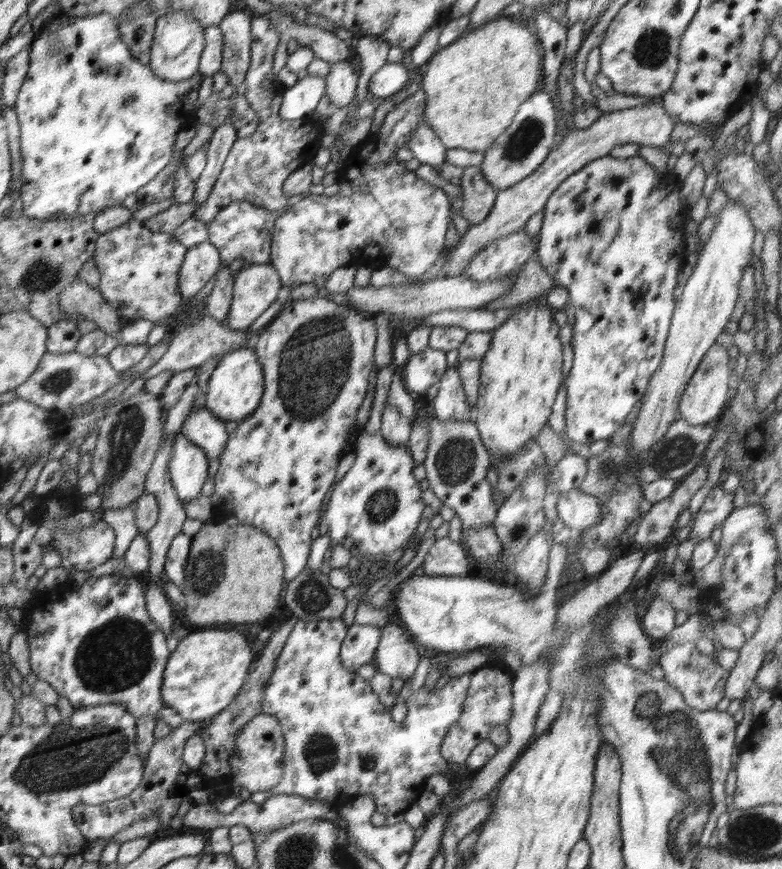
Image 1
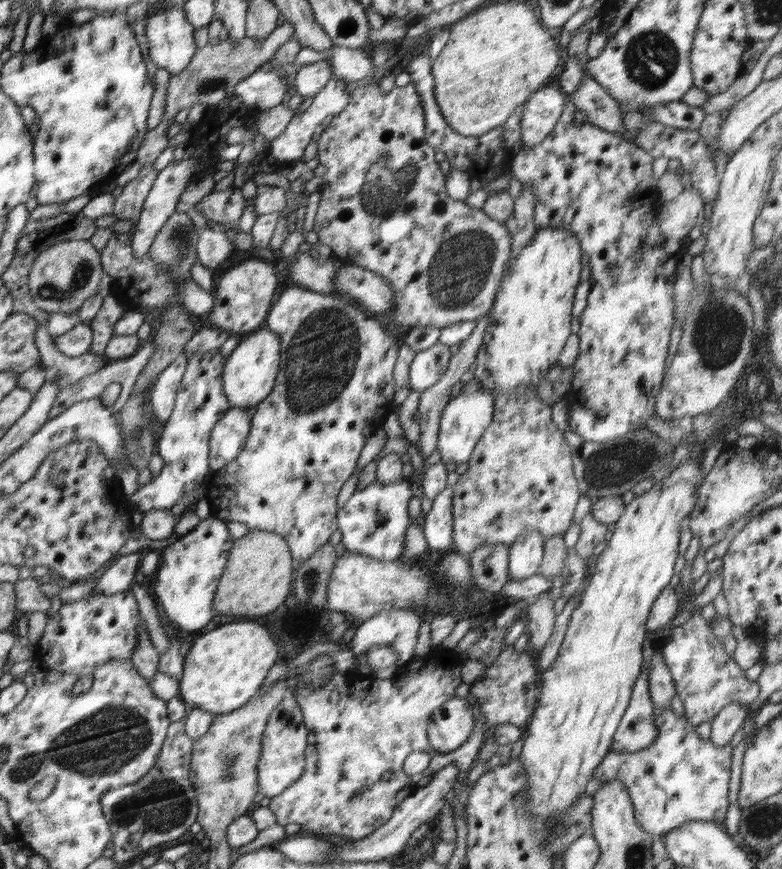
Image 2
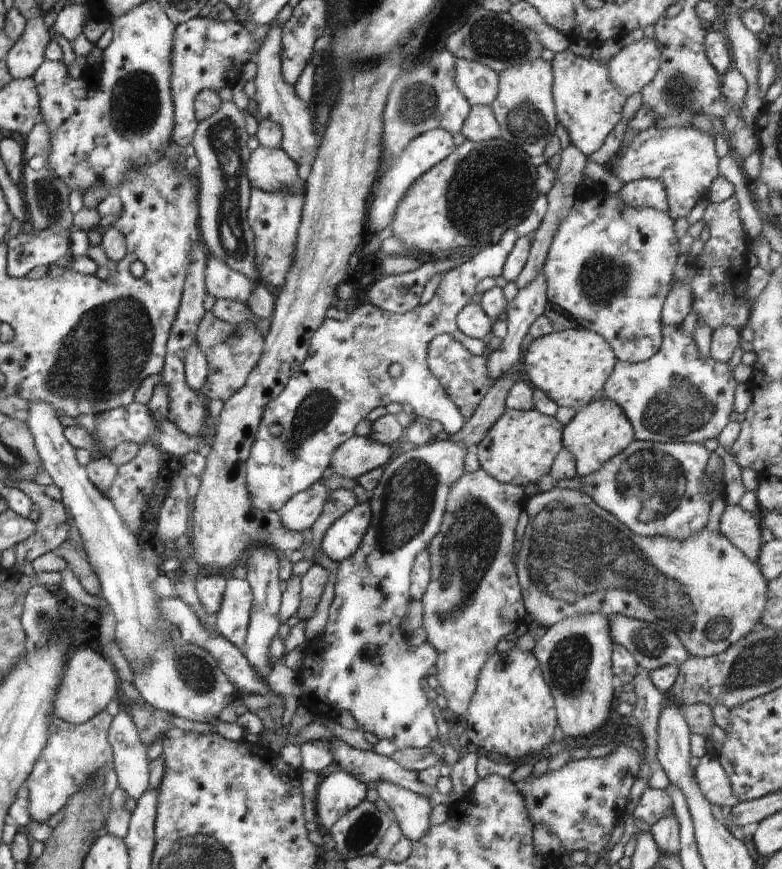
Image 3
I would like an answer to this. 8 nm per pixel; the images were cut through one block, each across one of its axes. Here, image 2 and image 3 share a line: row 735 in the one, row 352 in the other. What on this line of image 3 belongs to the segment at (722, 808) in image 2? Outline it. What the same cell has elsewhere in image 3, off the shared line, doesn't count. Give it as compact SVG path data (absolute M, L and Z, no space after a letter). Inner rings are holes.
M662 323L660 350L644 362L617 361L612 374L604 383L600 397L616 402L628 417L634 428L634 438L650 440L652 443L698 443L717 436L730 422L734 410L734 392L739 382L730 371L729 362L716 362L712 356L699 358L699 352L691 334L684 332L681 325L671 326Z

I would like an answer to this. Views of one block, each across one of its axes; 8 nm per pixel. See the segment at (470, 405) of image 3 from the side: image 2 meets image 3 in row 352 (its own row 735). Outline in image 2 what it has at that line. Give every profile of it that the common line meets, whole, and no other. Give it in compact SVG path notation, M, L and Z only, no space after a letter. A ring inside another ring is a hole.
M460 696L445 702L433 712L427 726L427 739L434 750L442 753L460 748L475 728L475 710Z

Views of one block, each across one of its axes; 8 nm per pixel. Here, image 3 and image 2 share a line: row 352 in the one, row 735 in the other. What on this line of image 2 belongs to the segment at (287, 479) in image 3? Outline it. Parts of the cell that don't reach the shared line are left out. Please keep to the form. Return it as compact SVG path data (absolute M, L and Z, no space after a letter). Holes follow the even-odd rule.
M438 648L430 651L424 658L410 662L390 679L369 680L362 677L347 677L334 673L334 678L319 691L304 682L291 683L293 697L302 711L305 727L308 729L307 747L305 750L305 767L302 776L284 789L278 796L272 797L267 806L276 816L276 822L282 827L286 824L300 824L301 830L311 830L317 836L336 834L347 836L352 841L371 835L377 828L390 820L396 808L418 788L416 783L423 776L432 775L448 766L451 762L460 765L459 772L466 772L472 767L482 746L486 734L485 718L477 706L477 700L469 691L465 691L461 672L468 662L454 649ZM460 696L468 701L475 710L475 728L470 738L460 748L442 753L434 750L427 739L427 726L435 709L440 708L451 698ZM421 750L430 754L428 768L412 776L404 773L402 765L410 752ZM384 772L391 772L388 780L382 779Z

